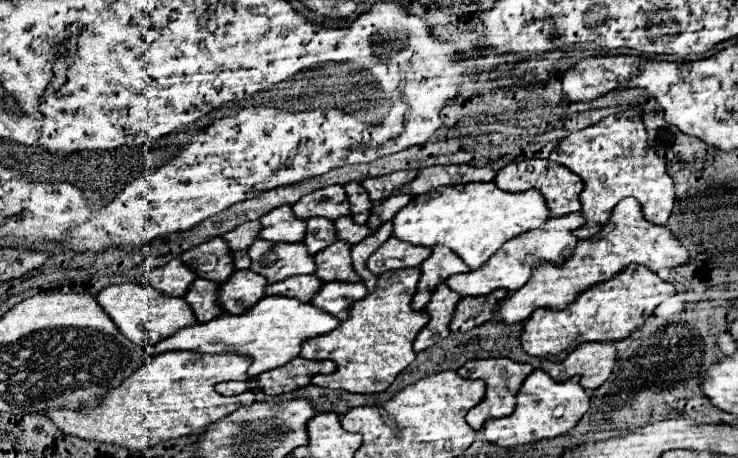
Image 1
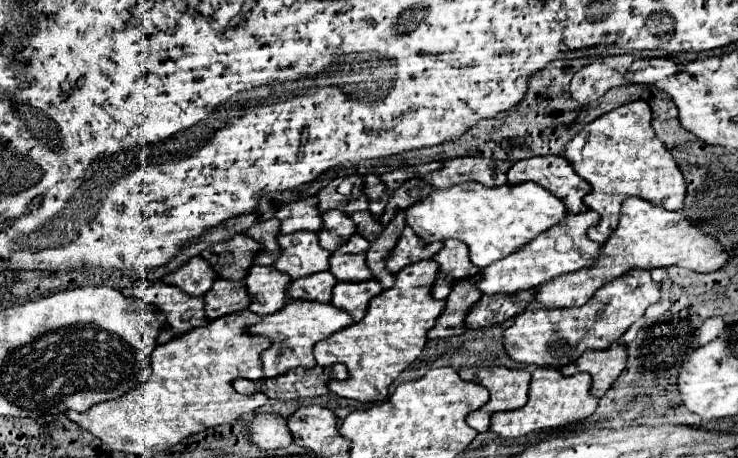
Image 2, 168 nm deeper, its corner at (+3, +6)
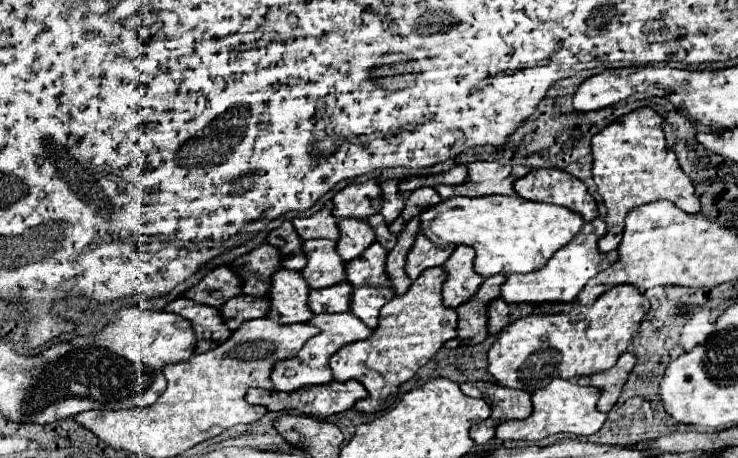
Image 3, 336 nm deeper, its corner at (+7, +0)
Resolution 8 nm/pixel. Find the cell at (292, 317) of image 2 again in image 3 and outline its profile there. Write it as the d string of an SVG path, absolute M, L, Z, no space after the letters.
M325 313L325 315L313 315L313 319L309 321L311 325L315 325L317 329L321 329L319 335L311 337L305 347L297 353L297 357L293 359L285 359L279 361L273 369L273 385L277 387L277 391L297 391L301 387L309 387L309 385L327 385L333 383L333 373L329 369L329 359L335 351L339 351L341 347L355 343L355 341L363 341L367 339L373 329L369 329L365 323L361 323L361 319L357 319L351 313Z

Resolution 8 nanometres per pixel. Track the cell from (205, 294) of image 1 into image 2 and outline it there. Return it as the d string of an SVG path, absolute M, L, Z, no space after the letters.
M215 279L209 293L203 295L203 301L205 301L205 317L217 319L221 315L229 315L229 313L247 309L249 295L245 291L243 281Z

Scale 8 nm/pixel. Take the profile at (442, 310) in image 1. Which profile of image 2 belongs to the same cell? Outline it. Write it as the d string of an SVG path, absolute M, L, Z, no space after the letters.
M475 277L457 281L453 285L449 297L445 299L445 309L441 317L437 317L437 325L427 333L429 339L437 337L451 337L451 335L461 335L465 331L465 315L471 309L471 305L481 297L481 293L475 287Z

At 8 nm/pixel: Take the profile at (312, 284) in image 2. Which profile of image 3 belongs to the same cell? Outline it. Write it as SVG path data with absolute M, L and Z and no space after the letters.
M349 283L313 289L309 295L309 307L313 313L347 313L349 295L353 295L353 287L349 287Z

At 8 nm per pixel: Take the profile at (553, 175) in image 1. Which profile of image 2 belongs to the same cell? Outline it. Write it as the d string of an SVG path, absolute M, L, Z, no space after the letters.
M545 155L545 157L531 157L521 159L511 165L507 171L509 183L525 183L535 181L555 197L559 197L567 213L583 213L587 211L583 197L591 191L589 183L579 177L571 163L561 155Z

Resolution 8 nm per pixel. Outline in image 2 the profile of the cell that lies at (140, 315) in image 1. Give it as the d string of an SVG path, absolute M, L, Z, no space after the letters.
M161 281L151 283L149 287L127 287L121 289L121 295L127 299L139 299L157 307L167 317L167 329L157 335L157 343L165 343L193 327L207 325L203 299L183 293L173 285Z

